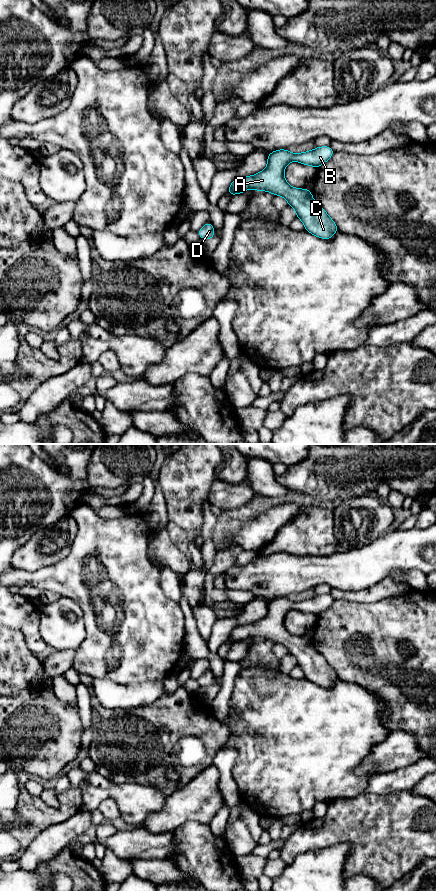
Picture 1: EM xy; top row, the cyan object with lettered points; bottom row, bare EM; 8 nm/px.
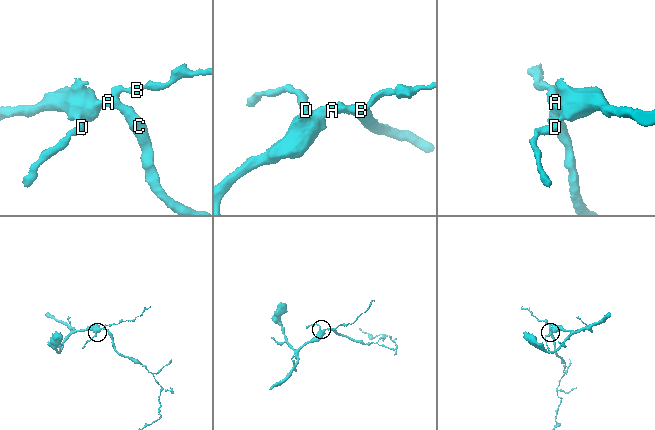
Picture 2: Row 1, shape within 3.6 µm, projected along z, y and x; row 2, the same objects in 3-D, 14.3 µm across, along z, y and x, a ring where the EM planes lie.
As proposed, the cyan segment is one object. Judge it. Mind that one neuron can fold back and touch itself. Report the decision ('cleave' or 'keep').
keep

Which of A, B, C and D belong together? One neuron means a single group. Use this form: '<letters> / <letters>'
A B C D

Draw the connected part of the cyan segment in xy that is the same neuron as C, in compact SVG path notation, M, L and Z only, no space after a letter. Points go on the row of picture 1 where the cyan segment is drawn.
M330 146L317 147L304 153L291 153L280 149L269 153L267 167L258 174L235 179L228 191L230 195L240 194L247 189L269 191L273 195L284 197L303 222L305 230L321 239L331 239L337 232L336 223L325 210L318 205L308 189L291 187L284 178L284 170L292 161L318 168L335 153Z

